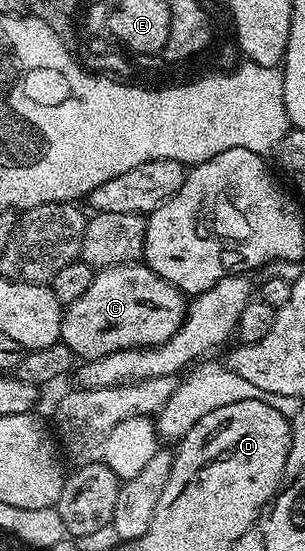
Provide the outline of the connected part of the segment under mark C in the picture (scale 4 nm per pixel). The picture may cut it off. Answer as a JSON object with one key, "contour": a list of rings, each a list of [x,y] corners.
{"contour":[[[144,262],[117,264],[95,271],[92,286],[76,302],[65,305],[62,339],[83,361],[99,360],[129,348],[157,348],[186,321],[187,297]]]}

